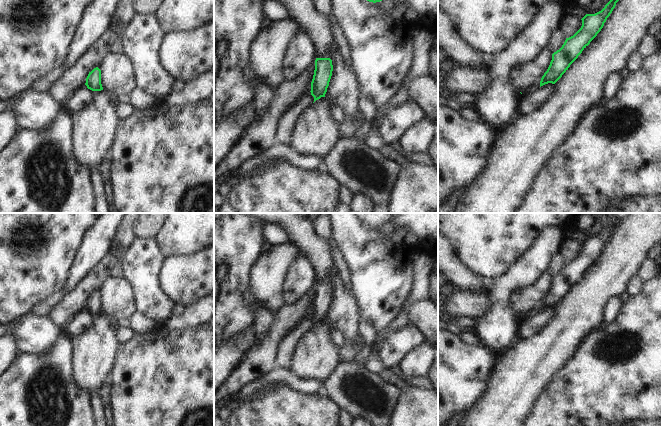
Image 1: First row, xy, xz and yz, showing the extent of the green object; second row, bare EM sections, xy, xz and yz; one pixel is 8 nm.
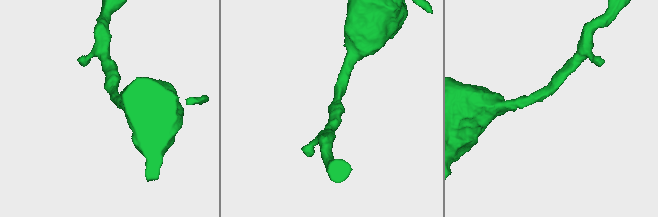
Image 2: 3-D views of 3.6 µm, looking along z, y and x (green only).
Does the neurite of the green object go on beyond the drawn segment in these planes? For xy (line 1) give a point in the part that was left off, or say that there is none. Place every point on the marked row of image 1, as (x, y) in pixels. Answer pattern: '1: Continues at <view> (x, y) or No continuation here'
1: No continuation here

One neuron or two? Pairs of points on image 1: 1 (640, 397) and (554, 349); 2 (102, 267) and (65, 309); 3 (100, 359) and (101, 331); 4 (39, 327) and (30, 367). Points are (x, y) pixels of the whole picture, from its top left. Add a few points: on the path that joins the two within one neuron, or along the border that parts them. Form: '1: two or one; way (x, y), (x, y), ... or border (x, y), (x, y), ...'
1: two; border (583, 338), (572, 357), (554, 375)
2: one; way (96, 277), (75, 299)
3: one; way (100, 352), (100, 338)
4: two; border (54, 343), (49, 349), (39, 354), (19, 352)

